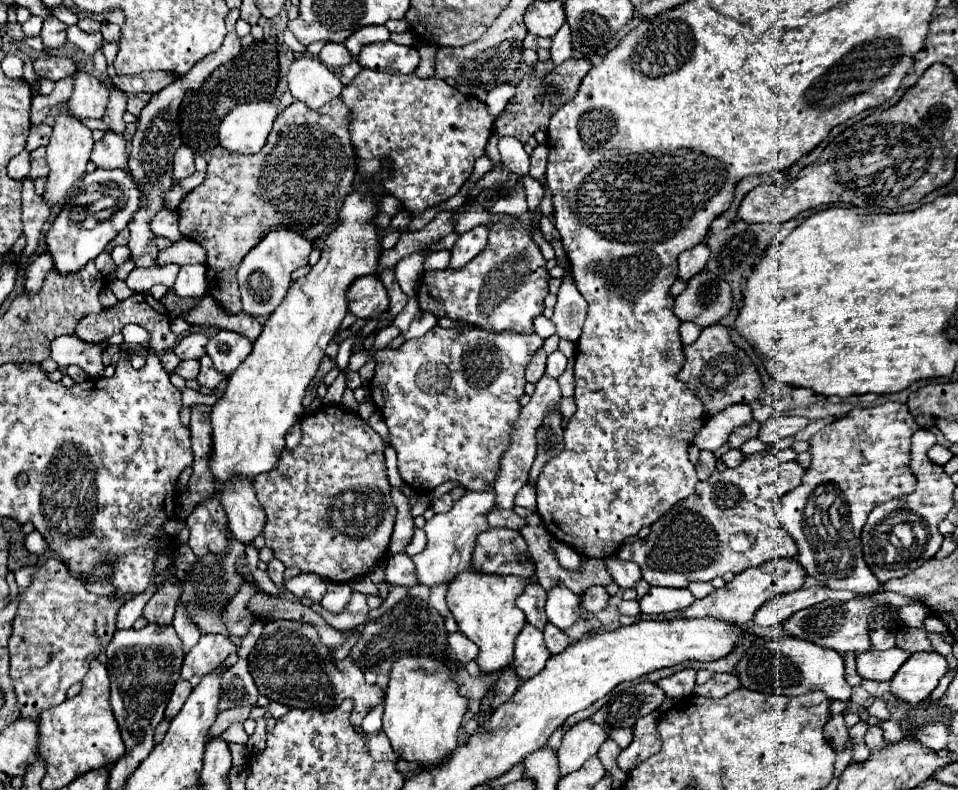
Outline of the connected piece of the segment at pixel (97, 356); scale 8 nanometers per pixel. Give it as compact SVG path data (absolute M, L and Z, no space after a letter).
M58 336L50 344L50 358L58 364L58 370L64 370L70 364L80 366L92 378L100 378L104 372L102 364L104 344L84 344L76 336Z

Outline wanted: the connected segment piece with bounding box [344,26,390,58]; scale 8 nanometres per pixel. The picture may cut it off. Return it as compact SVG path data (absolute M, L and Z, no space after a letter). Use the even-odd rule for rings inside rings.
M364 26L360 28L358 32L354 32L346 42L344 46L350 50L350 54L356 58L360 54L360 50L368 44L374 44L374 42L384 42L390 38L390 30L386 26Z

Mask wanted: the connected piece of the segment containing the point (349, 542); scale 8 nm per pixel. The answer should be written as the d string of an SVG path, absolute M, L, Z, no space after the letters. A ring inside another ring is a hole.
M324 404L320 406L314 414L308 414L304 416L304 420L300 422L302 424L302 442L300 446L296 446L294 450L284 450L282 456L280 456L280 464L272 470L272 472L266 472L264 476L258 476L256 482L254 482L254 488L256 488L256 496L258 496L258 502L262 504L262 508L266 510L266 516L268 516L268 524L264 528L264 538L266 538L266 546L274 552L274 556L286 566L296 566L300 568L302 572L314 572L318 576L324 576L328 578L330 582L348 582L356 576L364 576L368 574L388 552L388 546L390 546L390 538L392 538L392 530L394 530L394 514L396 514L396 508L392 504L392 498L390 498L390 482L388 482L388 476L386 476L386 464L384 464L384 440L368 426L366 420L362 420L356 412L350 412L346 410L342 404Z

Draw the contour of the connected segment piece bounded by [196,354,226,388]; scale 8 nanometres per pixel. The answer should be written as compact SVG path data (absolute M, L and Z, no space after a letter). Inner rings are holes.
M208 354L200 358L200 374L198 374L196 380L198 380L202 386L206 386L206 388L216 388L216 386L220 384L220 380L224 380L224 378L226 378L226 376L220 376L220 372L214 370L214 364L212 364L212 360L210 360Z

